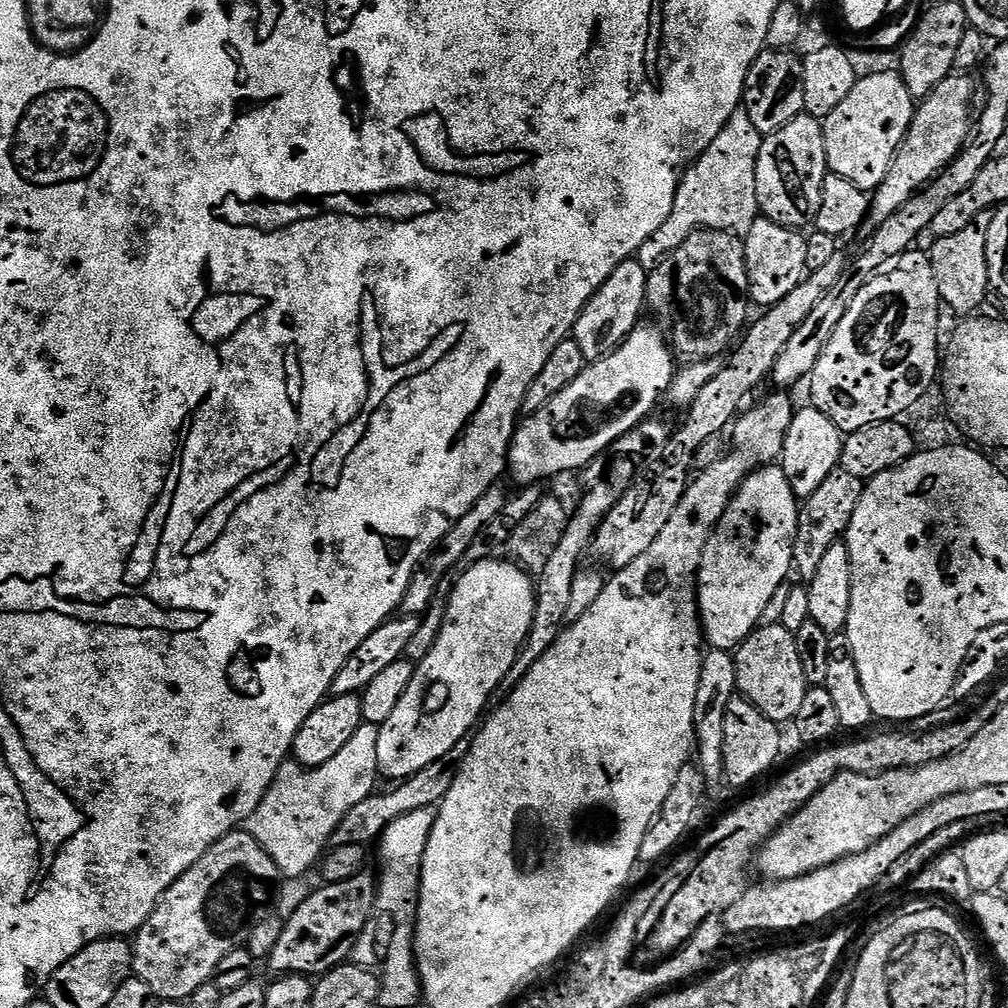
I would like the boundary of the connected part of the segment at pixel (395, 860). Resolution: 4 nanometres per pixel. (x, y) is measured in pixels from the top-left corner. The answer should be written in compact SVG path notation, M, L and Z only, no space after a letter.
M422 806L422 810L410 810L410 814L404 814L390 824L384 835L378 841L380 848L380 864L384 867L384 877L378 880L378 891L376 893L375 911L368 919L368 925L360 933L360 939L356 941L354 949L355 963L365 966L376 966L376 963L384 956L384 944L376 940L380 932L386 939L392 940L396 936L396 924L392 921L392 912L399 906L400 900L408 896L408 892L415 893L420 882L420 867L422 858L426 854L426 842L430 842L430 830L434 830L437 809L430 806Z

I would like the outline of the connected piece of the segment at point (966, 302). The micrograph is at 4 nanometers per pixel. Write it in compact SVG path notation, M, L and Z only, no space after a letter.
M974 223L958 234L941 236L931 245L930 252L944 252L944 256L930 256L934 266L934 278L938 282L940 299L956 312L972 314L975 308L980 308L990 296L990 283L988 281L988 258L986 244L988 242L988 229L979 223Z

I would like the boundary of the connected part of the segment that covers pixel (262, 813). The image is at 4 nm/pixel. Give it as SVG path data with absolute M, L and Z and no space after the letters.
M363 723L360 726L368 732L372 748L342 746L343 752L352 752L352 760L348 760L348 756L344 756L344 760L330 758L330 762L317 768L306 768L295 762L284 763L262 802L246 821L246 831L259 842L262 850L266 850L266 854L270 854L270 858L274 858L281 877L304 876L315 864L317 867L338 822L342 822L358 802L377 791L380 767L376 755L380 730L374 724Z

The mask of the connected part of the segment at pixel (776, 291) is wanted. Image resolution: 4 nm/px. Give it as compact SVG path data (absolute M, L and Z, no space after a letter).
M757 218L750 230L743 233L745 246L745 266L748 271L750 300L753 305L761 304L767 310L772 305L782 302L794 286L798 286L806 275L808 259L806 250L808 240L797 229L787 228L773 220Z

